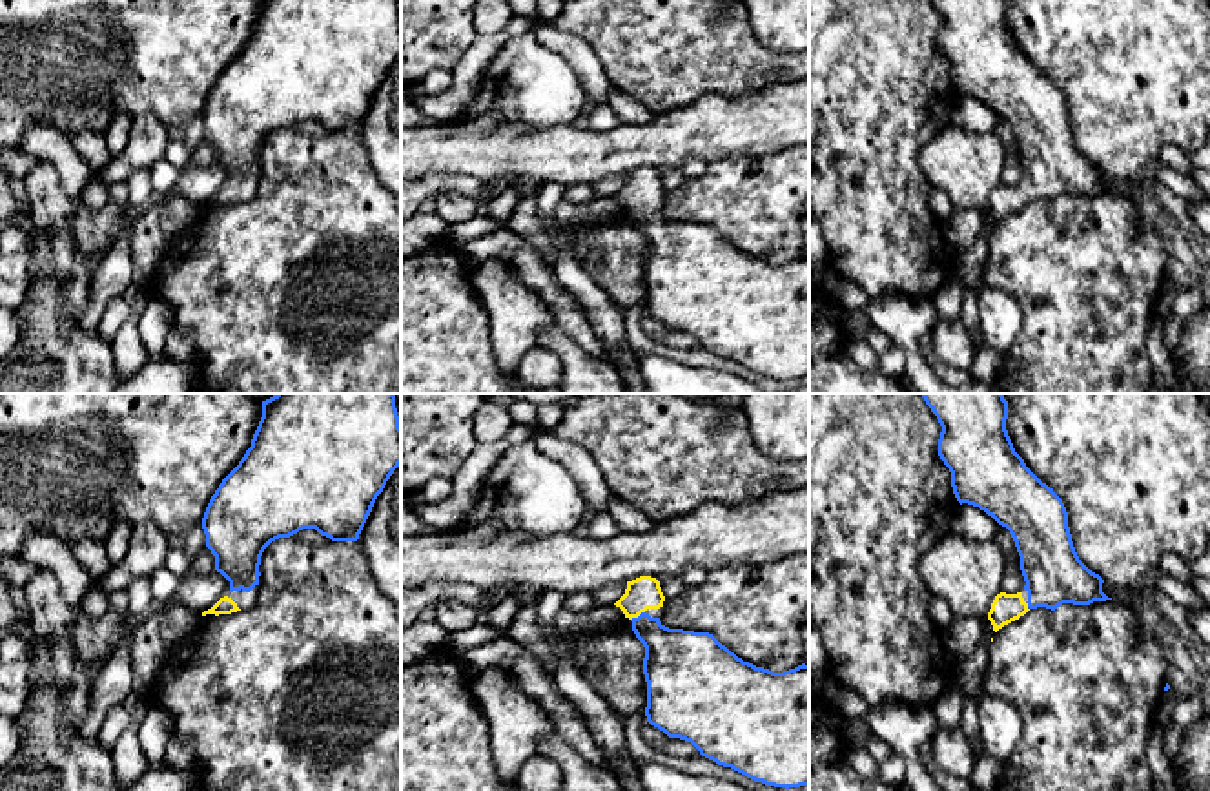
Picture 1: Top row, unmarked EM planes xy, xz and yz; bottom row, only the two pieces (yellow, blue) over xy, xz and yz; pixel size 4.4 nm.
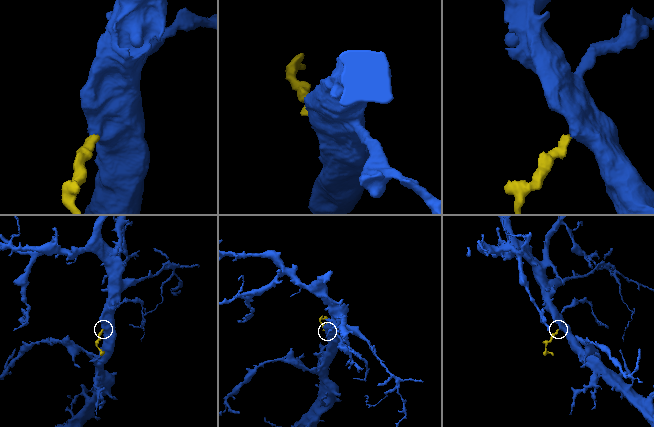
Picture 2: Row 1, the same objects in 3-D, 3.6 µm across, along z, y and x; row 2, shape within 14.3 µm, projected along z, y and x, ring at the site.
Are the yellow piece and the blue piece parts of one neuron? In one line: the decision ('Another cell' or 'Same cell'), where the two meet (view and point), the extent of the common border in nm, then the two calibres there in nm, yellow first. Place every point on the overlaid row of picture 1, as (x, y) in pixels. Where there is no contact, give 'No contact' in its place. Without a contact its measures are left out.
Same cell. Touches yellow at xz (636, 616). Shared border 80 nm. Thickness 150 nm (yellow) against 260 nm

